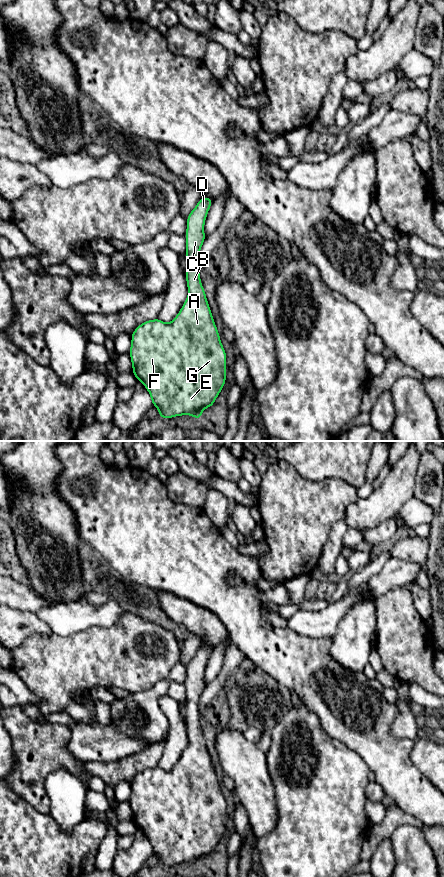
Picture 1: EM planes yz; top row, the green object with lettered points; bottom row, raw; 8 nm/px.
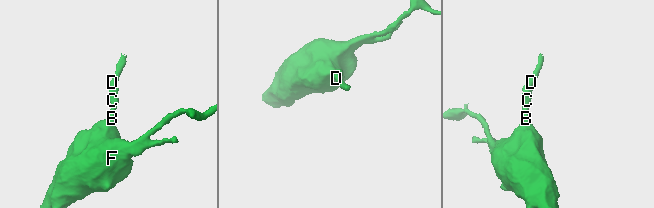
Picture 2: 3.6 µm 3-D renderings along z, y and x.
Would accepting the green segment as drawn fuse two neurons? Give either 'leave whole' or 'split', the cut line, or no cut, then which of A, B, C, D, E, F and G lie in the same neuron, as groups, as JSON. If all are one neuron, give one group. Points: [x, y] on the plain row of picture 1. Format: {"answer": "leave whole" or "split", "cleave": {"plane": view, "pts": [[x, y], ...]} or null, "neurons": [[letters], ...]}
{"answer": "leave whole", "cleave": null, "neurons": [["A", "B", "C", "D", "E", "F", "G"]]}

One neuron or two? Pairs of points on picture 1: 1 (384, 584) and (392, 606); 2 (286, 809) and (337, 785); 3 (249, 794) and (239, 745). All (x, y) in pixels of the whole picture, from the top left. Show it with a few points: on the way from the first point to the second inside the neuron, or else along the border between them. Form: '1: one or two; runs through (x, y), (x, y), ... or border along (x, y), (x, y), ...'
1: two; border along (405, 586), (395, 586), (376, 599)
2: one; runs through (299, 809), (305, 809), (324, 790)
3: one; runs through (249, 782), (248, 767), (239, 757)

